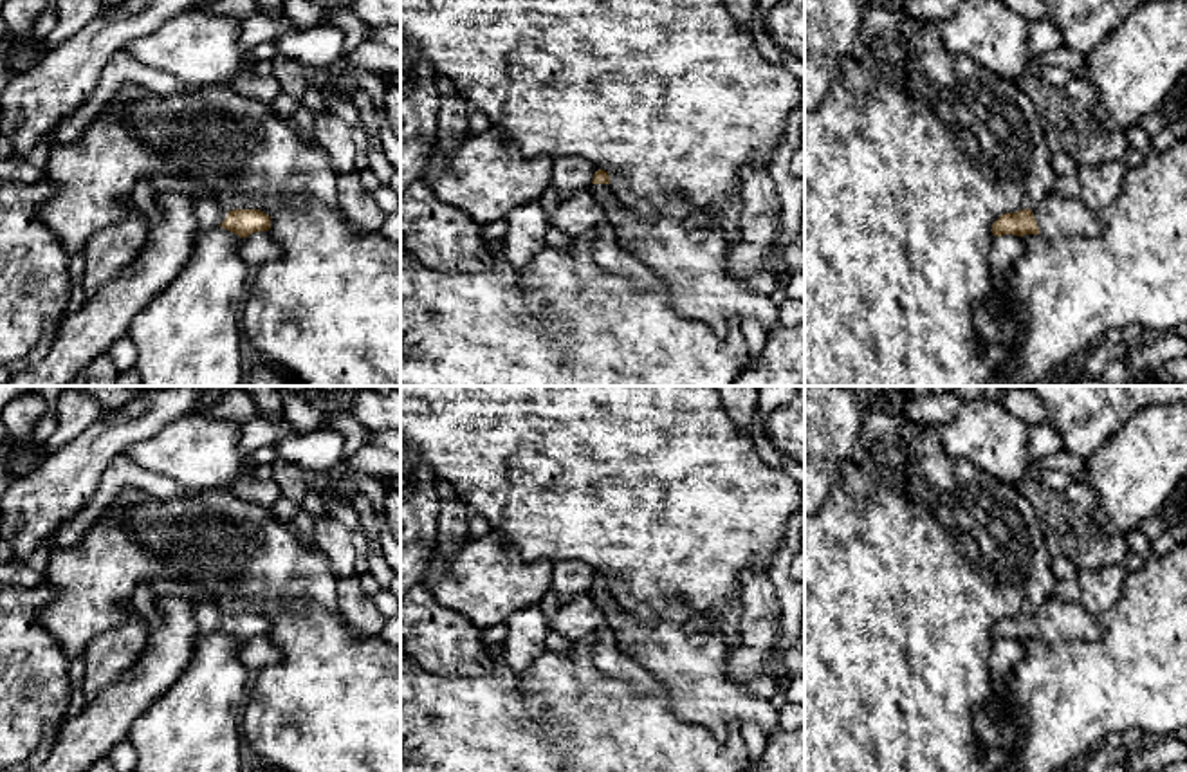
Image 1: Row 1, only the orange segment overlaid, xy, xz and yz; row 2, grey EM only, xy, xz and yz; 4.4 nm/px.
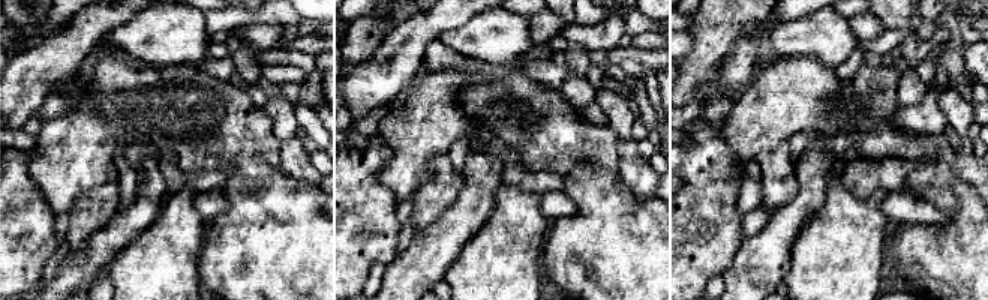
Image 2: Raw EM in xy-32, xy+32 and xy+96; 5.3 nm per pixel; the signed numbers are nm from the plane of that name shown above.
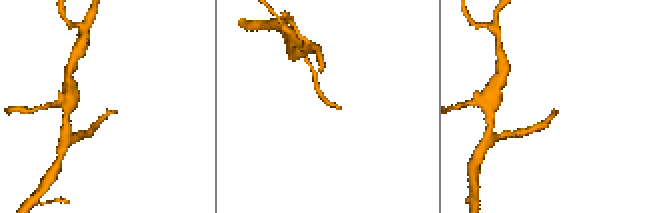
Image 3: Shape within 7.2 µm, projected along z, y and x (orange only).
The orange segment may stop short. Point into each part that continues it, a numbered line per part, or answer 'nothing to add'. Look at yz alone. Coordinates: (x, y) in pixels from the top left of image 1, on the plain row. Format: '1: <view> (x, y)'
1: yz (1056, 619)

